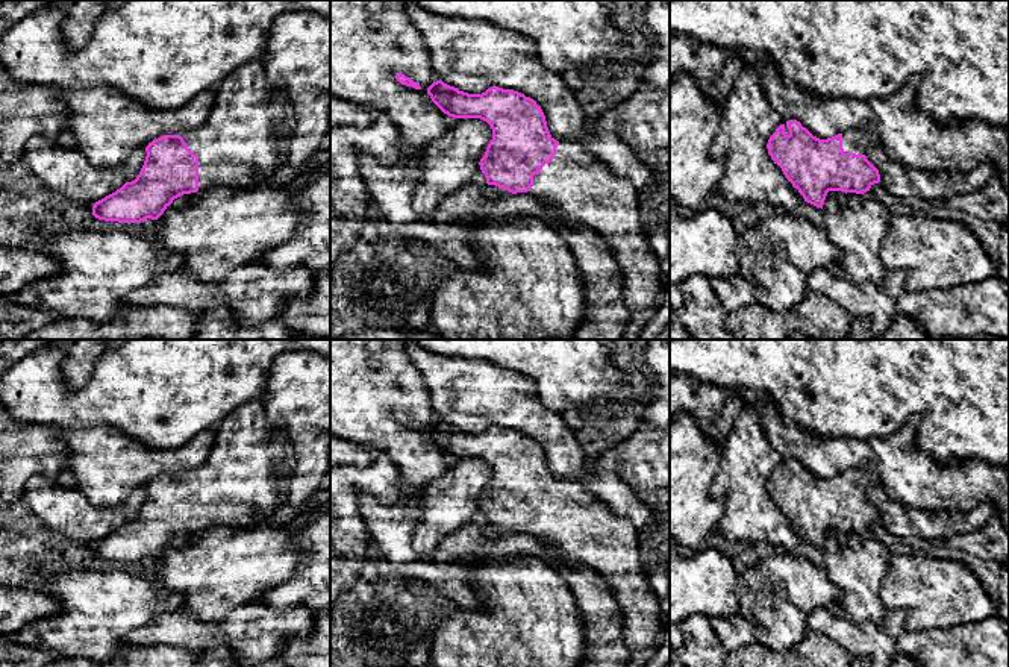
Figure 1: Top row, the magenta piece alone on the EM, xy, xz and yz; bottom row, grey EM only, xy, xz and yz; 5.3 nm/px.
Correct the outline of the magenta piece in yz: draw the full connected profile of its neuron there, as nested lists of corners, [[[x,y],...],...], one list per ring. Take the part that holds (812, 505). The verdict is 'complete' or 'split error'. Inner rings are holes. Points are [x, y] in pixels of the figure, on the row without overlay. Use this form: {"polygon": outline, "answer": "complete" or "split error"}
{"polygon": [[[789,459],[770,476],[767,488],[804,541],[823,549],[829,531],[864,534],[880,521],[879,509],[865,496],[874,485],[882,479],[873,464],[820,479]]], "answer": "split error"}

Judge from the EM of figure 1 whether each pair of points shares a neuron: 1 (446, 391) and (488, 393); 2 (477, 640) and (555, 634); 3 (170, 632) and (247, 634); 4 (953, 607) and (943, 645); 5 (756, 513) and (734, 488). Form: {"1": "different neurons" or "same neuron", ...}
{"1": "same neuron", "2": "same neuron", "3": "same neuron", "4": "different neurons", "5": "same neuron"}

